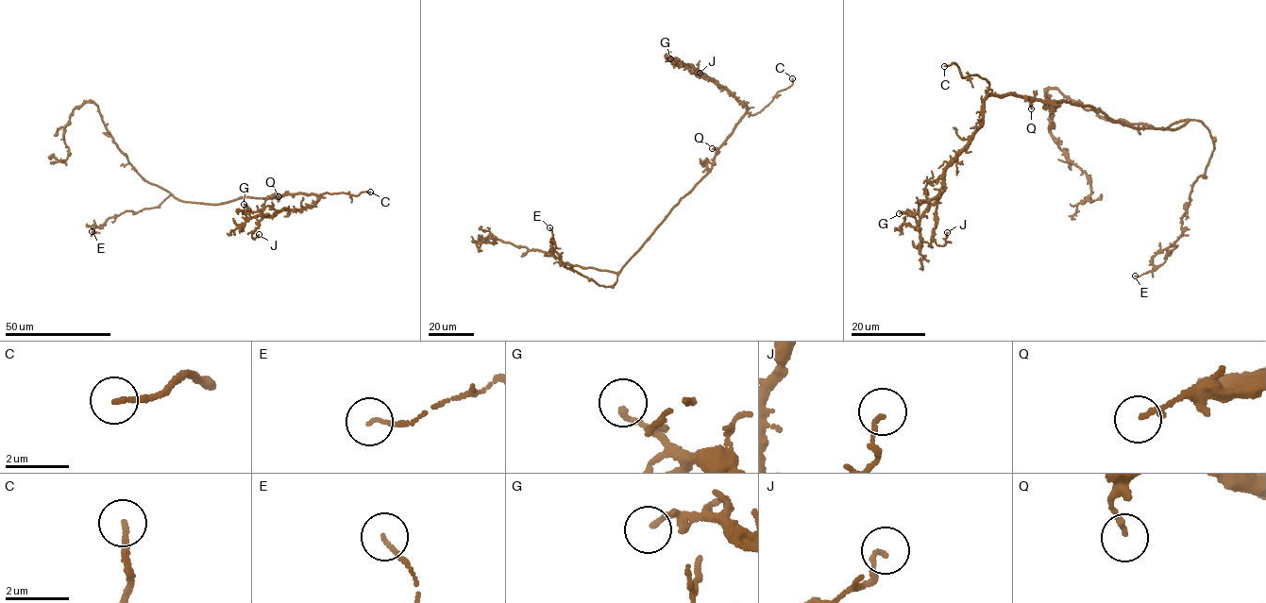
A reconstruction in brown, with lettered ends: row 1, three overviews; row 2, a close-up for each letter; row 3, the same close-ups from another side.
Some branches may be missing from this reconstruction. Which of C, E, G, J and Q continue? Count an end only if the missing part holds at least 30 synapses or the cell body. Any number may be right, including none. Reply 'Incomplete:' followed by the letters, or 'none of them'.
Incomplete: C

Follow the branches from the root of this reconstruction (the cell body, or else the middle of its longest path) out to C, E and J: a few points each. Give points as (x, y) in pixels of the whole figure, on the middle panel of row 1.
C: (648, 238), (709, 171), (716, 151), (739, 120), (746, 113), (760, 111), (779, 92), (792, 84), (792, 78)
E: (648, 238), (623, 267), (616, 281), (605, 287), (565, 267), (550, 242), (553, 239), (549, 227)
J: (648, 238), (709, 171), (716, 151), (747, 111), (748, 108), (730, 92), (699, 75), (692, 65), (700, 73)

